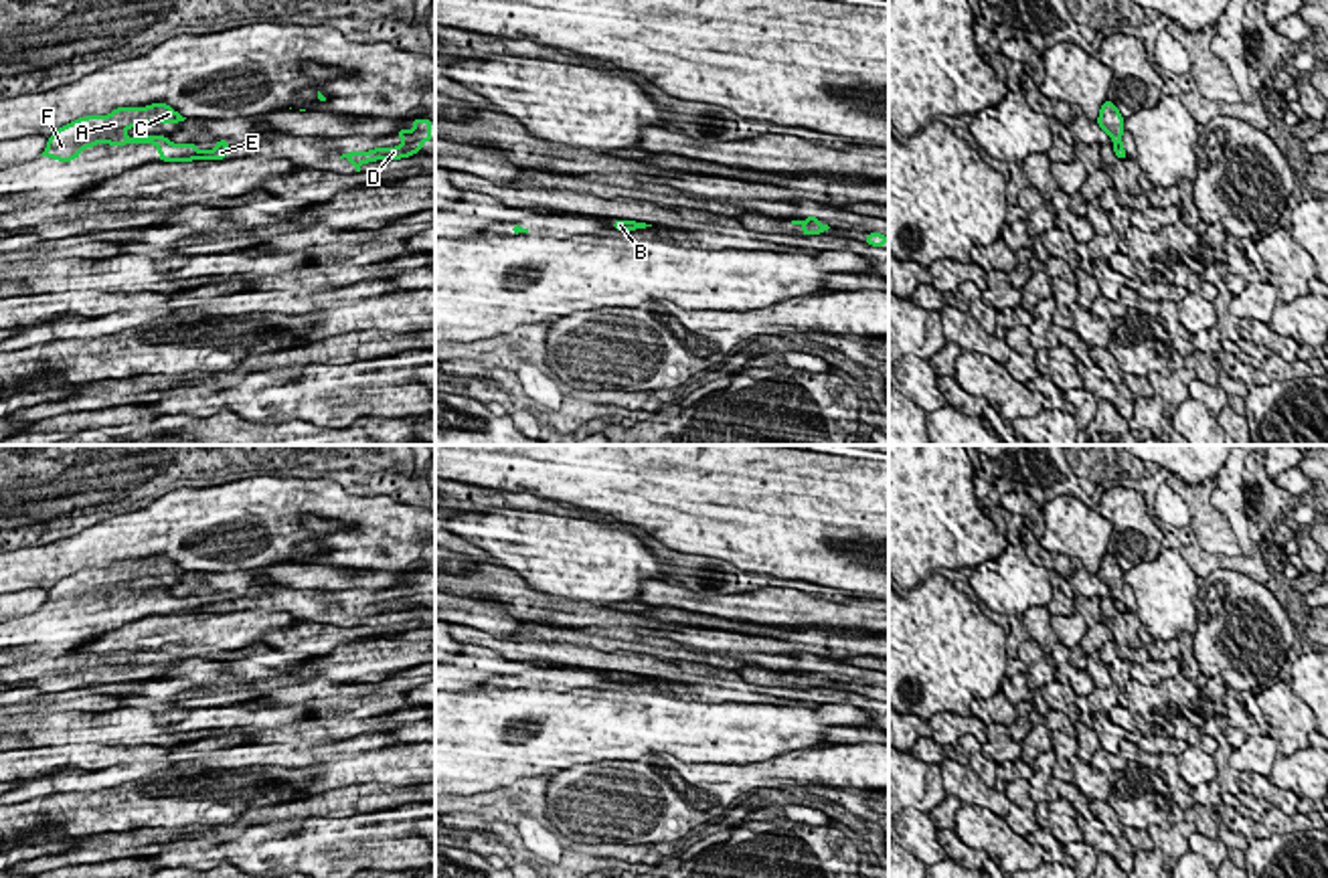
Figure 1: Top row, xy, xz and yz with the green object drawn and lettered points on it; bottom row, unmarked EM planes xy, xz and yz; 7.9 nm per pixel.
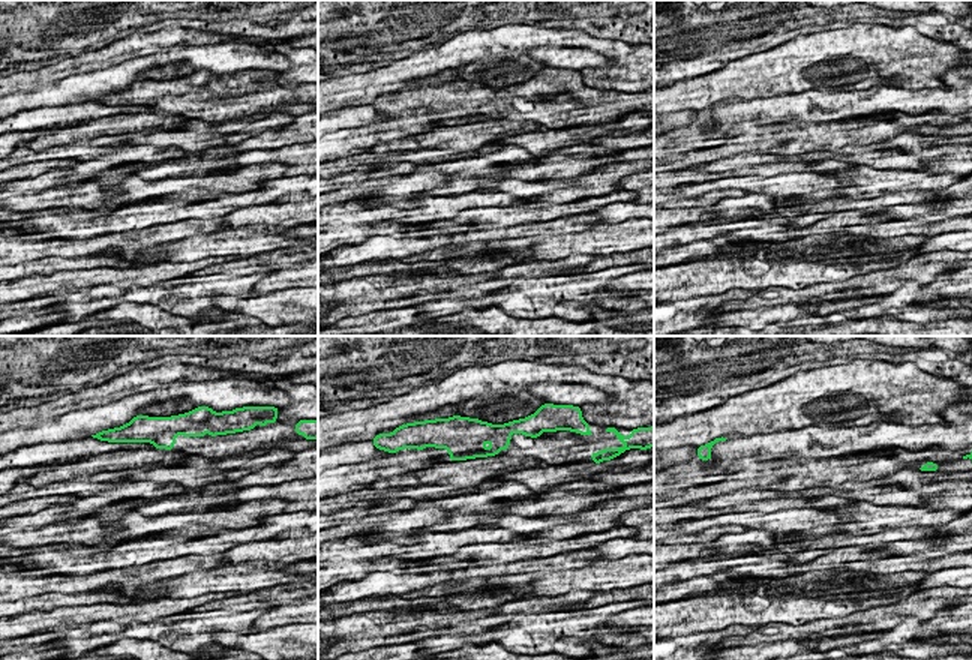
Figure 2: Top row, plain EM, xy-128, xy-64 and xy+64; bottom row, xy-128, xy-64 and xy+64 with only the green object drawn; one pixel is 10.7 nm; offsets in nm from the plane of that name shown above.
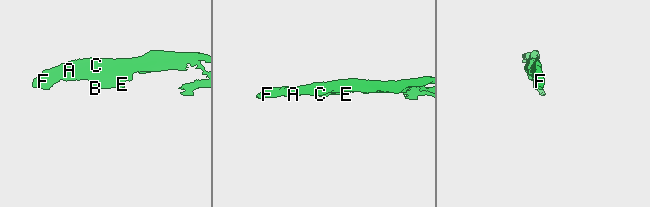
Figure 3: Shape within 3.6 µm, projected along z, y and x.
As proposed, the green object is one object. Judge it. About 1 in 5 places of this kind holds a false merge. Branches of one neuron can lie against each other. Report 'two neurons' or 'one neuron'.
one neuron

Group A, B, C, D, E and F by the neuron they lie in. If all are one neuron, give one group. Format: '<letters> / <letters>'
A B C D E F

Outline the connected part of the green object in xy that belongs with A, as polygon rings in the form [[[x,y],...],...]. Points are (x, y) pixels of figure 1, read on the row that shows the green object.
[[[152,103],[146,107],[117,107],[107,115],[79,117],[61,125],[47,142],[40,156],[59,160],[61,164],[77,160],[81,150],[97,144],[126,146],[126,144],[154,144],[160,162],[192,162],[192,160],[227,160],[229,140],[217,140],[215,150],[198,150],[196,142],[172,144],[164,136],[130,138],[126,131],[140,123],[180,123],[182,117],[166,103]]]

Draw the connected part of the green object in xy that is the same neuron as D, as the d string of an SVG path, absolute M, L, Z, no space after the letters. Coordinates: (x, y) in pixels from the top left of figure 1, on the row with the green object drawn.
M423 117L423 119L413 119L411 121L415 127L413 129L399 129L397 136L403 140L399 146L395 148L375 148L375 150L368 150L368 152L346 152L340 156L342 158L348 158L352 168L356 172L360 172L360 166L362 164L368 164L368 162L377 162L377 160L401 160L401 158L411 158L413 154L421 152L421 146L425 142L431 142L431 125L433 121Z

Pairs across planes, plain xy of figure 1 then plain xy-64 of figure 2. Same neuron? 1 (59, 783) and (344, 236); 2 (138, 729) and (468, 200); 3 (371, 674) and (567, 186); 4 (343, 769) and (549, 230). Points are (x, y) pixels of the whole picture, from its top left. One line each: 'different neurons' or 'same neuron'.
1: different neurons
2: same neuron
3: different neurons
4: different neurons

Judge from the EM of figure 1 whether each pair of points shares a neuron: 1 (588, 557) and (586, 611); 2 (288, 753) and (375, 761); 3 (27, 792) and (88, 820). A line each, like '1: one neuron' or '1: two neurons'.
1: two neurons
2: two neurons
3: two neurons

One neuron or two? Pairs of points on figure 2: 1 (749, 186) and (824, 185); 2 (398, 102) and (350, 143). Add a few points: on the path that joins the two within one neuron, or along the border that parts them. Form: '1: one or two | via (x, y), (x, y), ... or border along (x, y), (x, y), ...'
1: one | via (767, 185), (806, 185)
2: one | via (419, 111), (419, 117), (408, 128), (374, 135)

